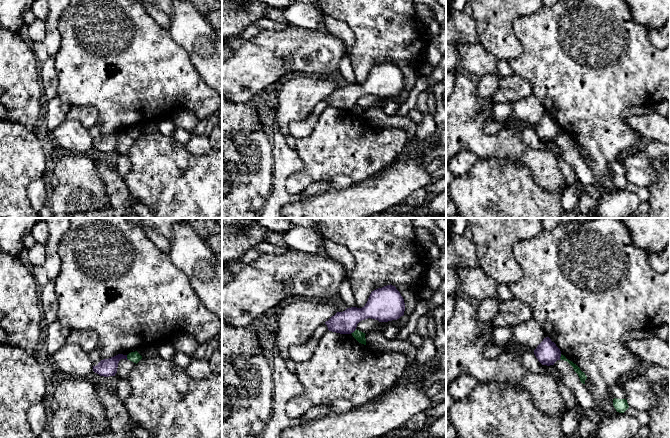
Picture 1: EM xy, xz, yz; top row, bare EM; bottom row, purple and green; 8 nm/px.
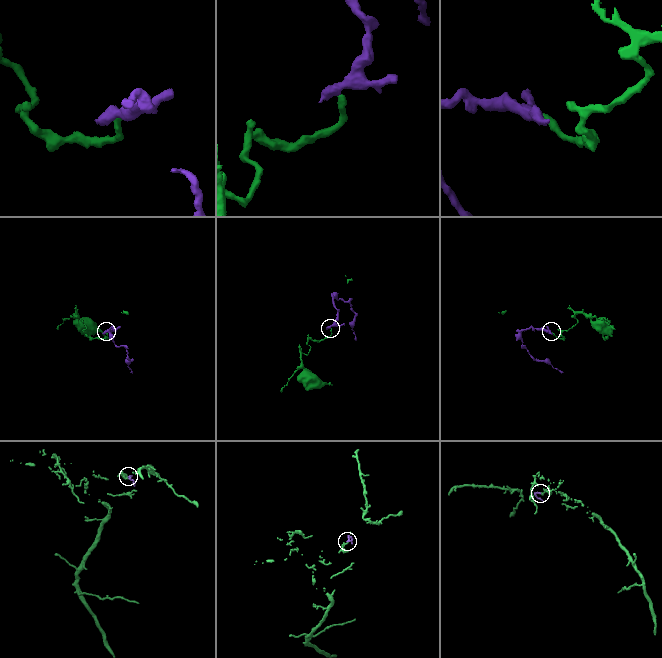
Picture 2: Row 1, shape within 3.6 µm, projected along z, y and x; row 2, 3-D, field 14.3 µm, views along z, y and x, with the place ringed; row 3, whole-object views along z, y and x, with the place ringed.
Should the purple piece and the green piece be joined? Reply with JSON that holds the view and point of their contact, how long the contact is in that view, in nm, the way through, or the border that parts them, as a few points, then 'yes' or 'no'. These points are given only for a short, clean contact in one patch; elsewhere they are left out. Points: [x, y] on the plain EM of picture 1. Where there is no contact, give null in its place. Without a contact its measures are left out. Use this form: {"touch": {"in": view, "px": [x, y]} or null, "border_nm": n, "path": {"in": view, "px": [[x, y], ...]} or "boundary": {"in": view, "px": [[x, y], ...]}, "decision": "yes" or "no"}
{"touch": {"in": "xz", "px": [353, 107]}, "border_nm": 70, "boundary": {"in": "xz", "px": [[356, 105], [350, 109]]}, "decision": "no"}

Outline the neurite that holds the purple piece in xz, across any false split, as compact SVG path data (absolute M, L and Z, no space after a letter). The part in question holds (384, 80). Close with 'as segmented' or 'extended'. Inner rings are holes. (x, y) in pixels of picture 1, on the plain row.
M390 60L372 67L364 83L351 83L337 88L325 100L329 107L351 110L362 96L371 94L388 98L399 95L404 91L404 87L403 73L396 63Z | as segmented

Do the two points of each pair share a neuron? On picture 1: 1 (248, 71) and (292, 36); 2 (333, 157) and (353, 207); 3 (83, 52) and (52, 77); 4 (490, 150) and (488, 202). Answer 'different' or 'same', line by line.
1: same
2: different
3: different
4: different

